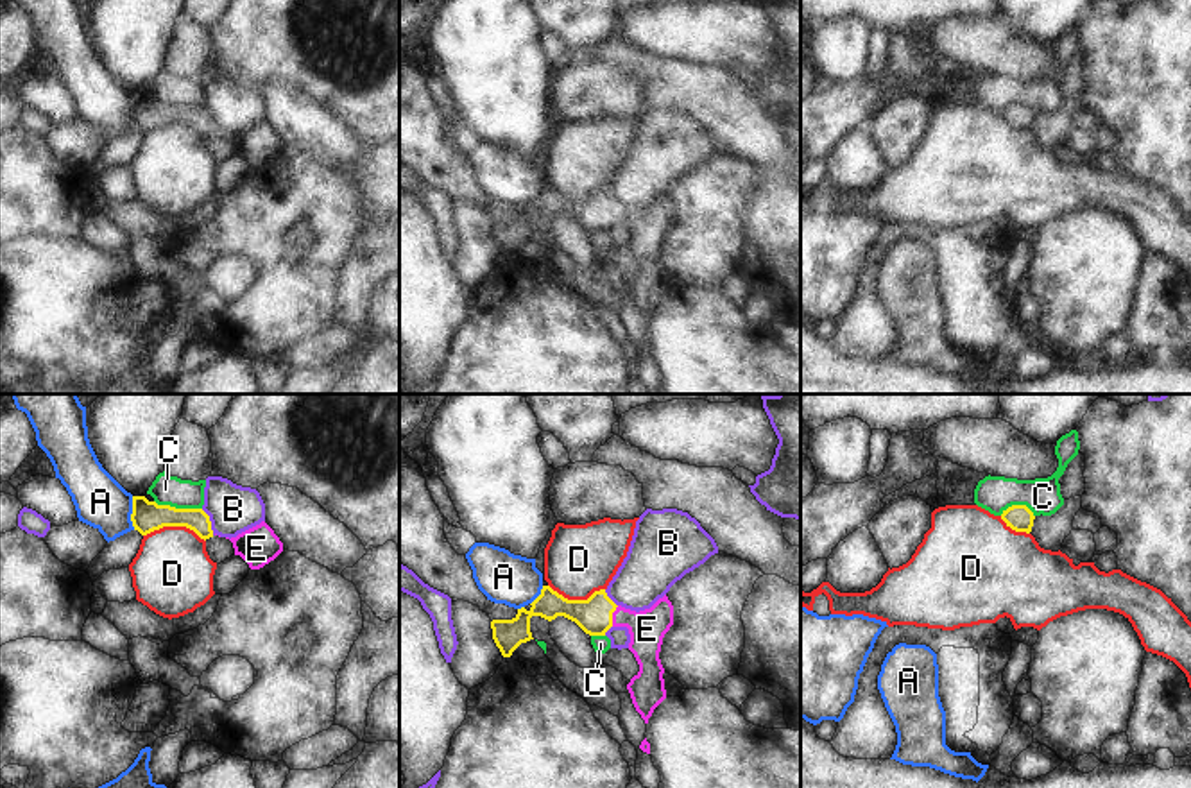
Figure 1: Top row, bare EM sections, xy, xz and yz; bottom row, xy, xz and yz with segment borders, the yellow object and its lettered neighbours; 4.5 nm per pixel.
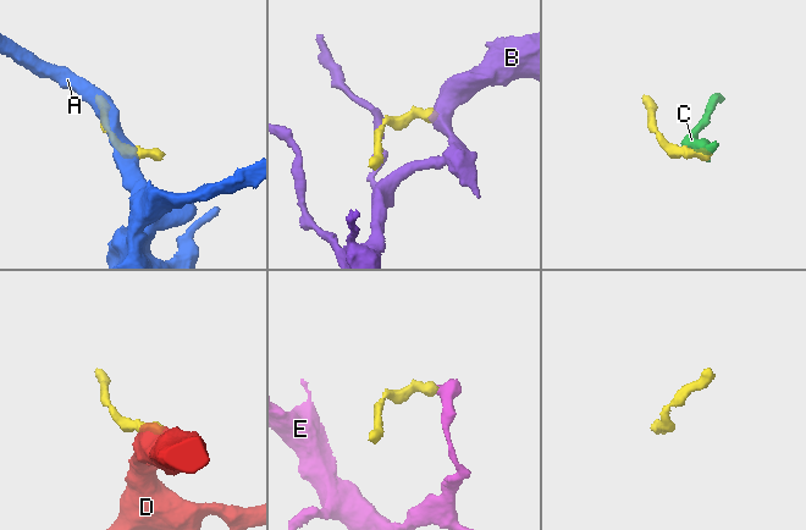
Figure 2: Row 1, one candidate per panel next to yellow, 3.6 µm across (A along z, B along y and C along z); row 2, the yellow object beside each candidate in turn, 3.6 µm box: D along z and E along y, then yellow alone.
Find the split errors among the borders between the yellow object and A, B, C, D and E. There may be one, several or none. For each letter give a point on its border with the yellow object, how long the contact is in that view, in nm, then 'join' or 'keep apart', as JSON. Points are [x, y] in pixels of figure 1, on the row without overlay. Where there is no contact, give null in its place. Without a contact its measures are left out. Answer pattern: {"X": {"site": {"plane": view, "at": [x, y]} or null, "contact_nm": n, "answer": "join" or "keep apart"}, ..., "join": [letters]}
{"A": {"site": {"plane": "xy", "at": [133, 111]}, "contact_nm": 150, "answer": "keep apart"}, "B": {"site": {"plane": "xy", "at": [210, 120]}, "contact_nm": 130, "answer": "keep apart"}, "C": {"site": {"plane": "xy", "at": [178, 108]}, "contact_nm": 220, "answer": "keep apart"}, "D": {"site": {"plane": "xy", "at": [174, 124]}, "contact_nm": 280, "answer": "keep apart"}, "E": {"site": {"plane": "xz", "at": [611, 215]}, "contact_nm": 100, "answer": "join"}, "join": ["E"]}

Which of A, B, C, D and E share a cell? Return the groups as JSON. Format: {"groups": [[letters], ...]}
{"groups": [["A"], ["B"], ["C"], ["D"], ["E"]]}

